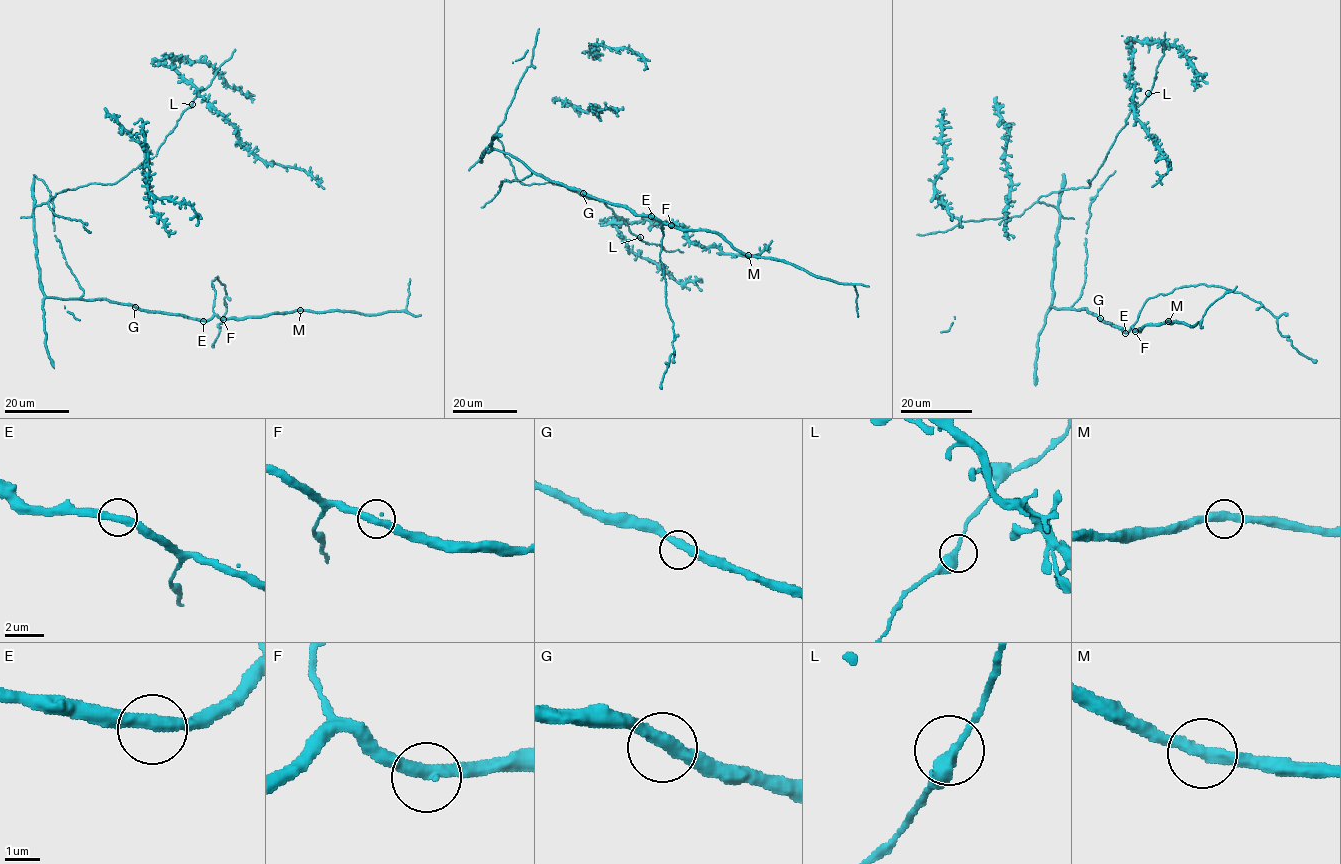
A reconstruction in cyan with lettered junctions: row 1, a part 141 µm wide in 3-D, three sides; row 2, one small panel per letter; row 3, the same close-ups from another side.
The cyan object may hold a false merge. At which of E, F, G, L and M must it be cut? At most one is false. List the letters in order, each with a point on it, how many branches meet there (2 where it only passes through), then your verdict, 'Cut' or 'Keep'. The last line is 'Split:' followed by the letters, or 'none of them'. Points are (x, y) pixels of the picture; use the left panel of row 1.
E: Place: (203, 321). Branches: 2. Keep
F: Place: (223, 319). Branches: 2. Keep
G: Place: (135, 307). Branches: 2. Keep
L: Place: (192, 104). Branches: 2. Keep
M: Place: (300, 310). Branches: 2. Keep
Split: none of them

